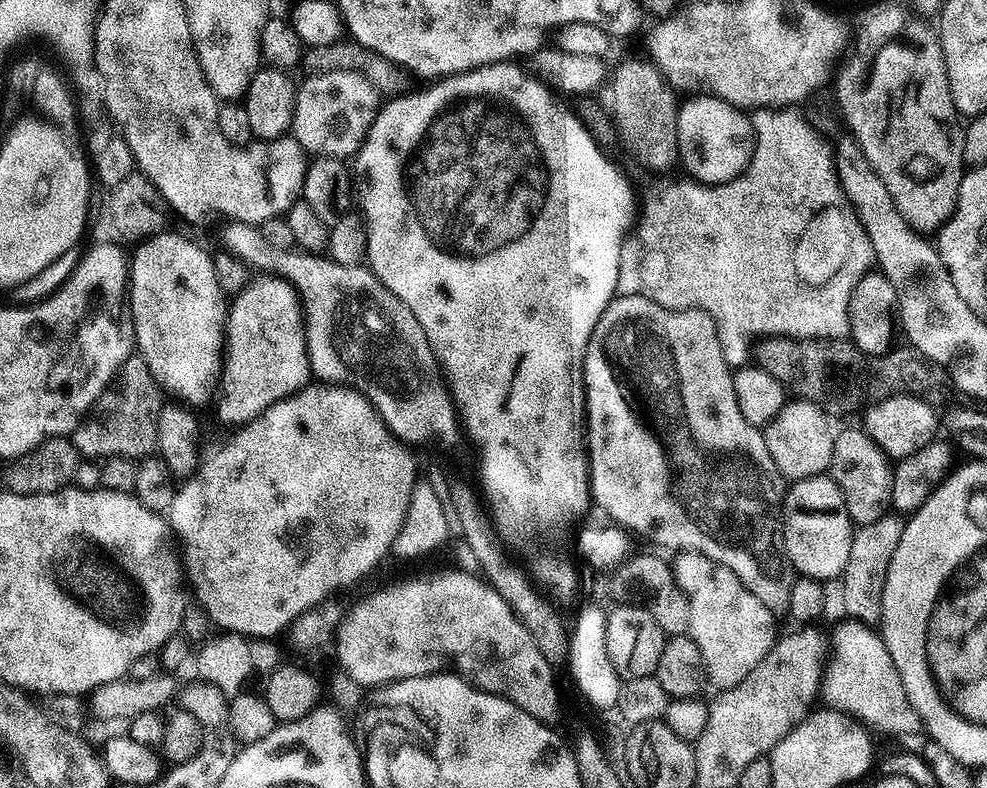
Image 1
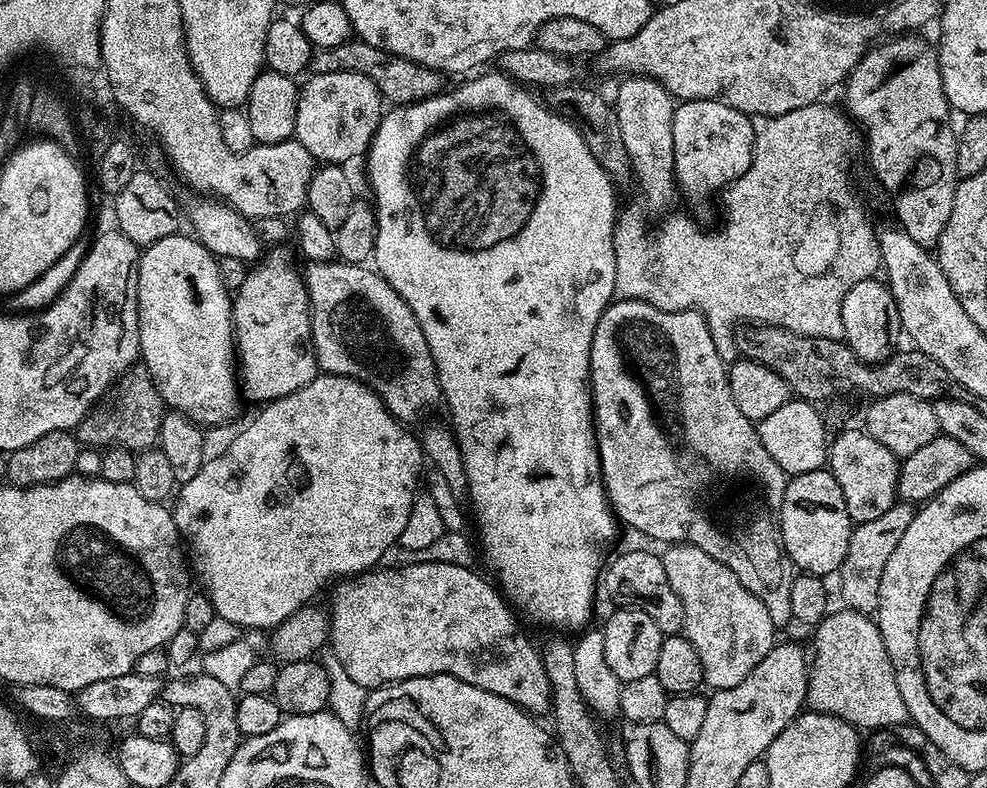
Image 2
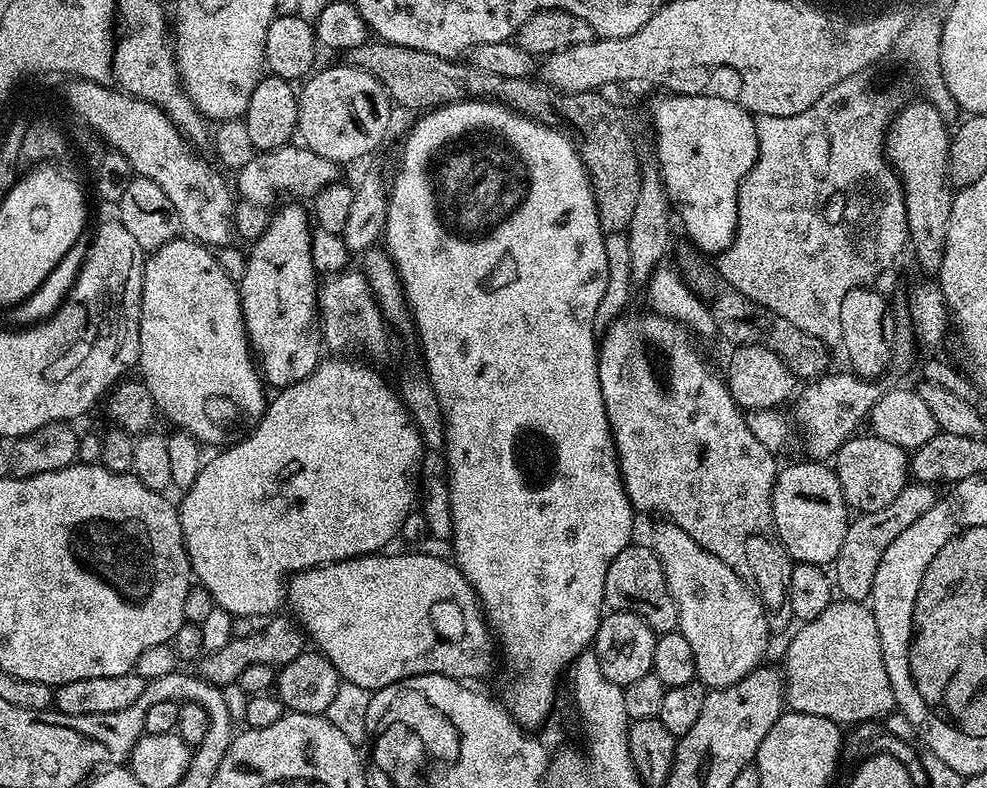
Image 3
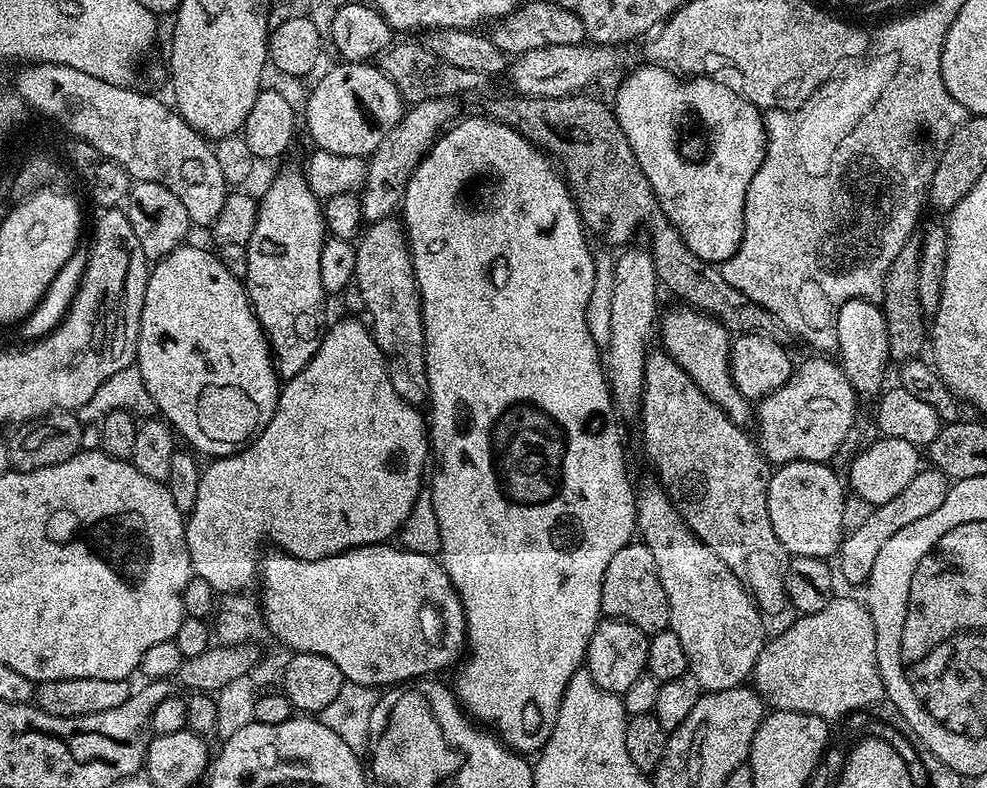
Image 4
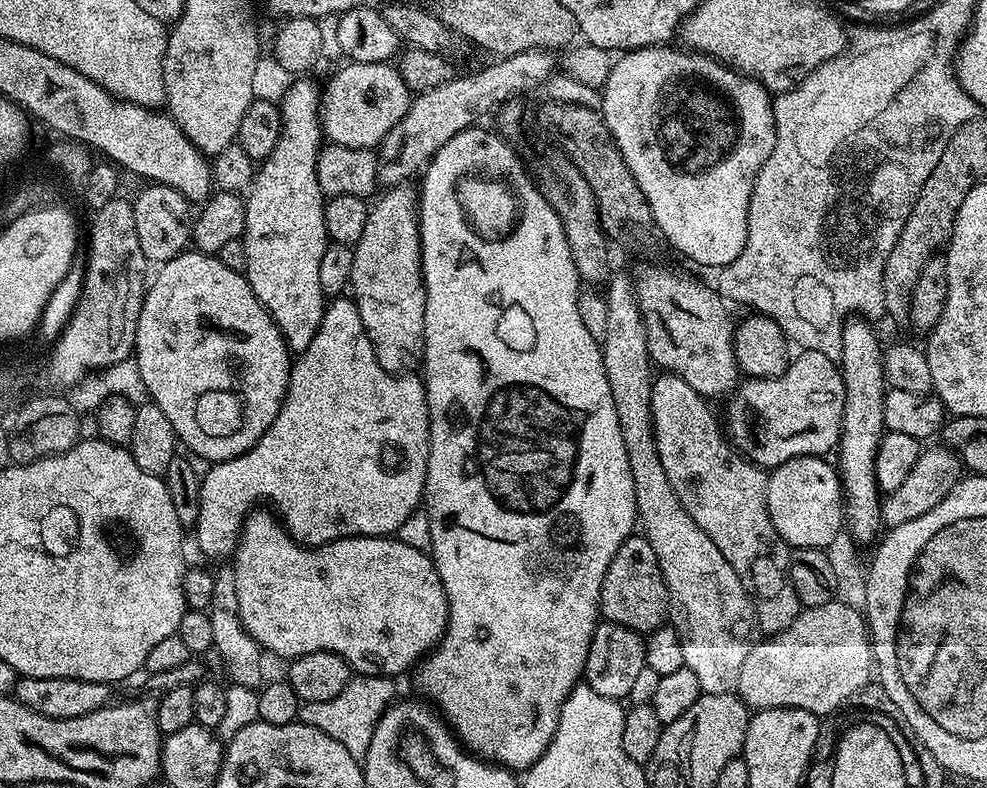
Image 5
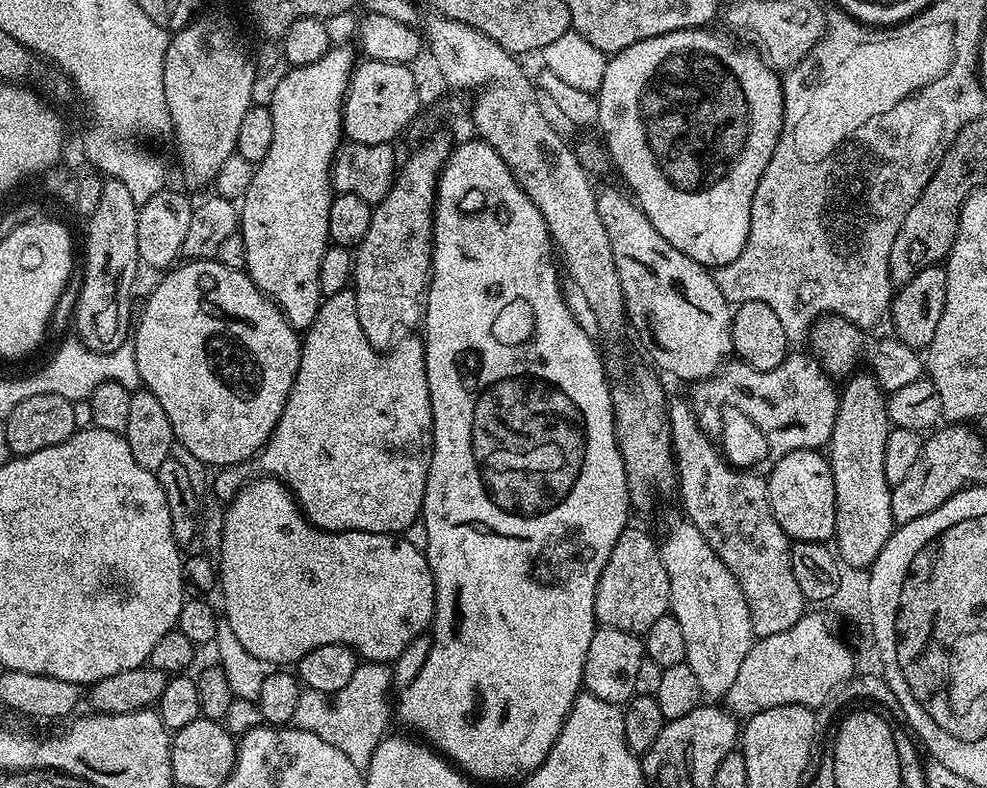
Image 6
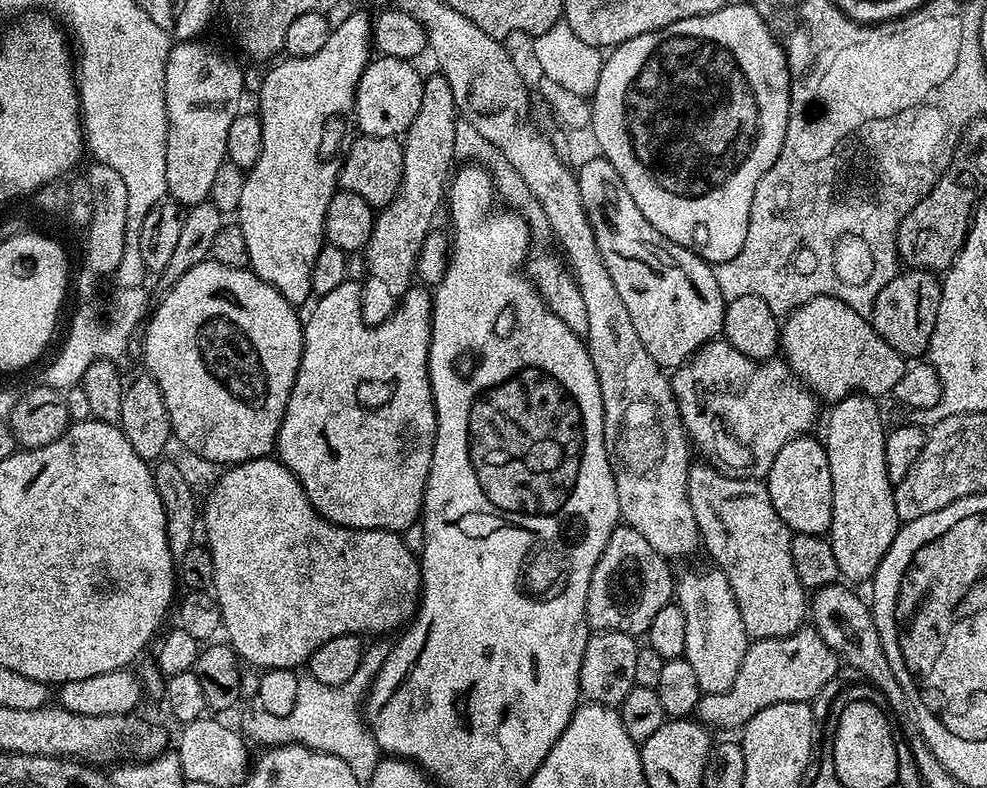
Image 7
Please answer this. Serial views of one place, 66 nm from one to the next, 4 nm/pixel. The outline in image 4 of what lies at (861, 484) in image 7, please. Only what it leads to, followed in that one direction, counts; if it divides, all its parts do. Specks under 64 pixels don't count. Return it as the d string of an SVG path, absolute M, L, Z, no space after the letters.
M847 300L838 310L836 325L836 352L841 370L846 374L846 378L850 378L856 393L864 395L865 392L866 395L875 397L881 391L880 383L884 380L884 371L887 370L888 364L890 365L888 331L883 307L870 300Z

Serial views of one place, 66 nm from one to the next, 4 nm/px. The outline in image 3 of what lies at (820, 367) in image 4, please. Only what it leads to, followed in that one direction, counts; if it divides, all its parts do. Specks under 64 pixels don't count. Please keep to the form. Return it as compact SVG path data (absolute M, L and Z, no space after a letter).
M851 371L834 372L815 382L805 383L804 393L803 388L799 393L800 405L796 408L796 416L804 427L804 448L812 455L809 457L816 462L824 462L835 457L836 451L847 440L852 439L859 429L856 427L867 421L868 413L872 411L874 402L878 402L882 391L879 383L865 380Z

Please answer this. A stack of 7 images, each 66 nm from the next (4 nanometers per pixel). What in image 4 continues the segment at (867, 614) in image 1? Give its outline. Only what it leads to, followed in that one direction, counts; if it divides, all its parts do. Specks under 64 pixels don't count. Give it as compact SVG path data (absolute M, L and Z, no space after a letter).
M928 466L916 475L914 482L910 482L910 486L906 486L906 490L902 490L902 494L890 498L890 502L875 505L869 511L872 513L853 532L851 529L843 537L838 553L839 575L841 577L844 575L852 584L867 585L870 570L874 566L874 558L878 558L882 546L886 546L886 542L890 542L890 538L894 538L894 534L898 534L898 530L902 530L902 526L910 526L910 522L918 522L918 518L926 518L926 514L938 510L938 506L942 506L942 502L946 498L949 487L948 477Z

